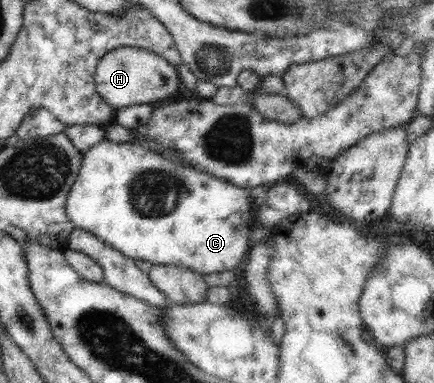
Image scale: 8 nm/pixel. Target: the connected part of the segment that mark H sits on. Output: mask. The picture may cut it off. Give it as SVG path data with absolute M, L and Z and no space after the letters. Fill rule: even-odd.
M119 47L99 59L94 74L96 91L115 110L129 105L152 103L183 98L178 69L162 56L139 47Z

